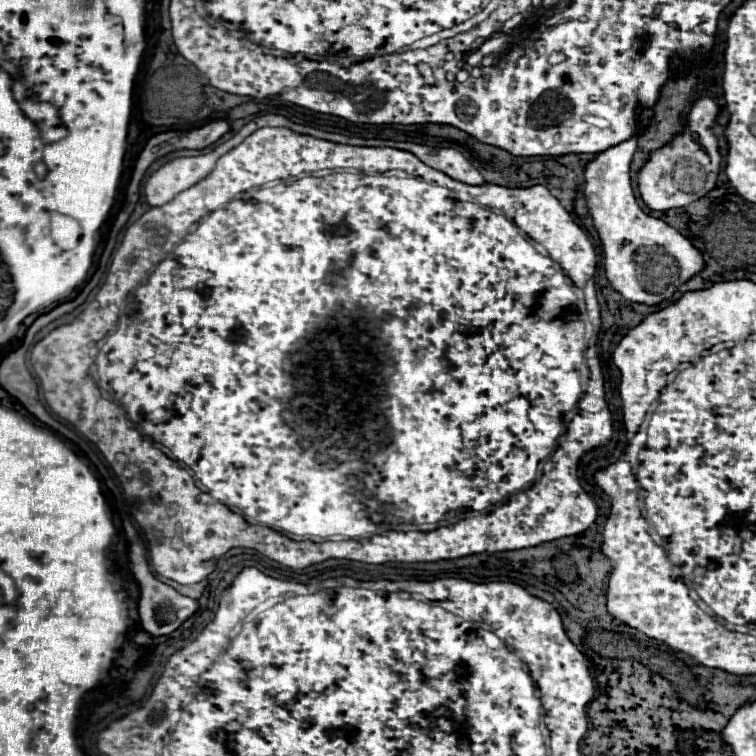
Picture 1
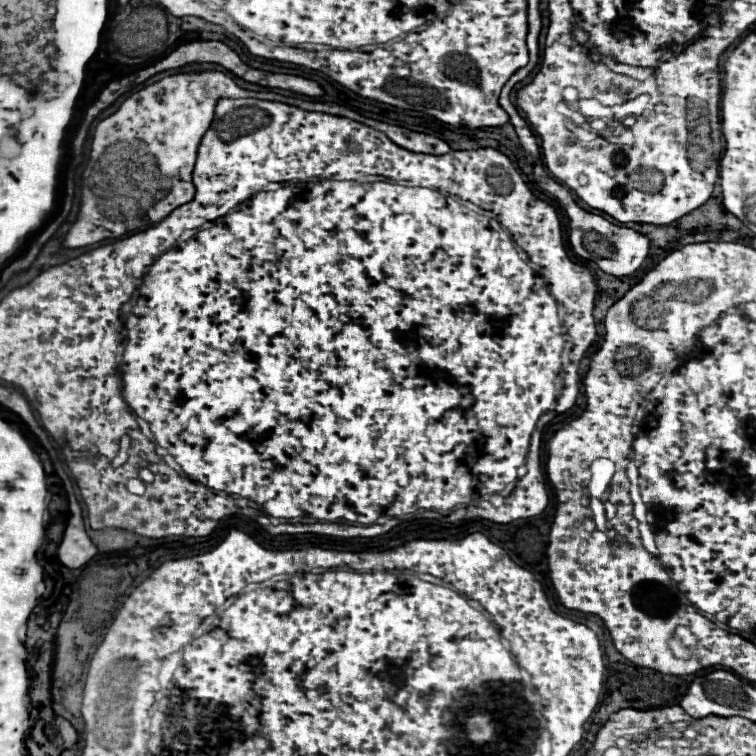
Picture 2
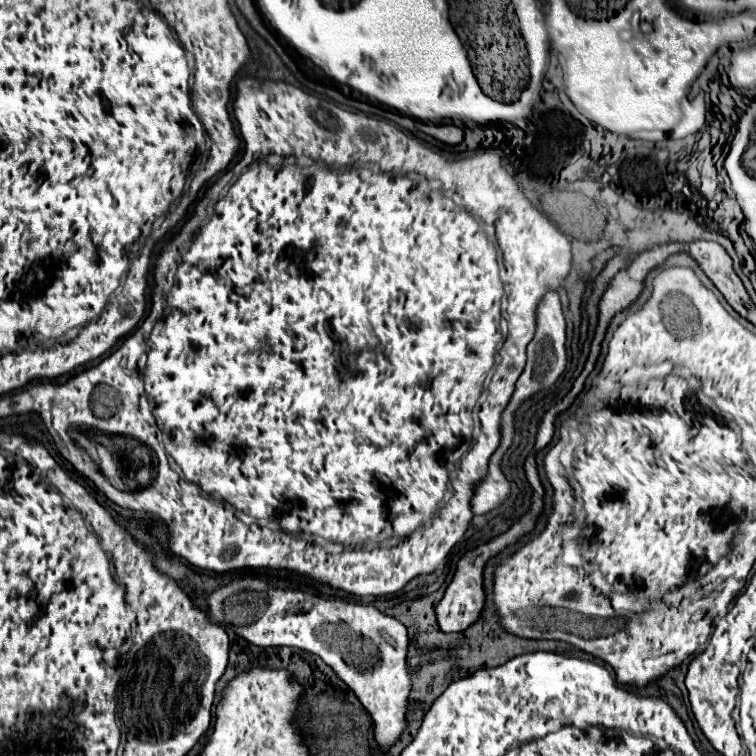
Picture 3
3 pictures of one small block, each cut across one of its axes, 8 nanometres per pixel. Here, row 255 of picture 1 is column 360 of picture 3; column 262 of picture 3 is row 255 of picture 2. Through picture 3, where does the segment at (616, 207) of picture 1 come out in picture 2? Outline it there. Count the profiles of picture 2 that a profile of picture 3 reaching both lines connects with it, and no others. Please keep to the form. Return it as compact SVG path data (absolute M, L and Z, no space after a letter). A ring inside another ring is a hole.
M536 178L536 182L542 190L552 194L554 200L560 204L560 208L566 212L566 216L568 216L568 242L578 256L596 262L600 270L604 270L606 274L618 276L618 278L628 276L642 266L642 262L648 256L648 248L650 248L650 242L644 234L638 234L630 228L620 228L602 216L596 216L596 214L582 210L572 200L572 194L566 188L562 188L558 182L554 182L552 178Z

